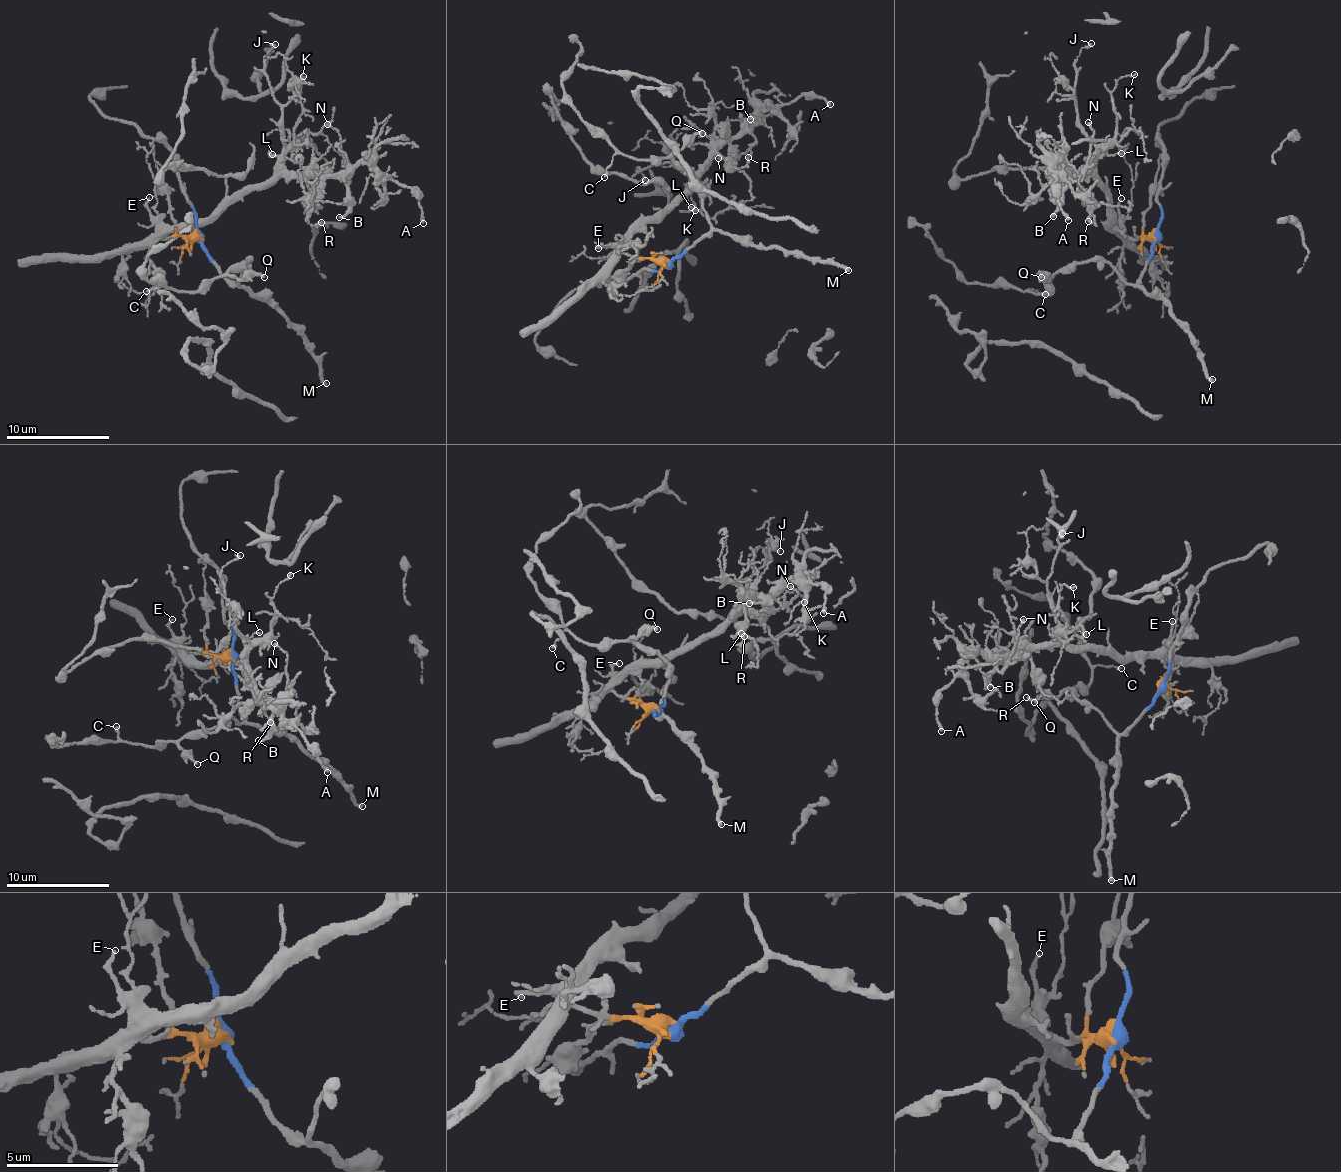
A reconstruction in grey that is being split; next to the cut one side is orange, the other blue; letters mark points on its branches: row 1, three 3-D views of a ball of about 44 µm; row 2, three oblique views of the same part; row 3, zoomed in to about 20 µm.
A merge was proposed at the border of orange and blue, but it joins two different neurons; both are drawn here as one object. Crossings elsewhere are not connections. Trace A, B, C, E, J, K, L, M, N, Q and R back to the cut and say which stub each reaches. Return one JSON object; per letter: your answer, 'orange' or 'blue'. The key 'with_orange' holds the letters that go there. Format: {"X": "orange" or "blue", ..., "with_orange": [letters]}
{"A": "orange", "B": "orange", "C": "blue", "E": "orange", "J": "orange", "K": "orange", "L": "orange", "M": "blue", "N": "orange", "Q": "blue", "R": "orange", "with_orange": ["A", "B", "E", "J", "K", "L", "N", "R"]}

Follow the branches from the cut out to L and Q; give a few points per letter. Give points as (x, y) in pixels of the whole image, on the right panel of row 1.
L: (1157, 235), (1123, 239), (1111, 223), (1116, 222), (1096, 174), (1096, 156), (1121, 154)
Q: (1157, 235), (1150, 261), (1135, 284), (1128, 284), (1108, 263), (1093, 260), (1071, 263), (1040, 278)

